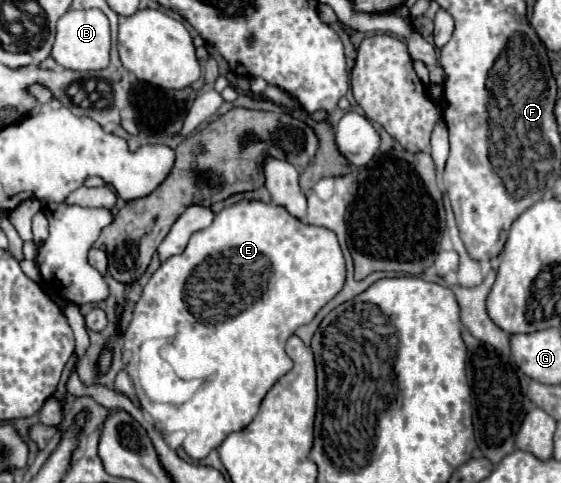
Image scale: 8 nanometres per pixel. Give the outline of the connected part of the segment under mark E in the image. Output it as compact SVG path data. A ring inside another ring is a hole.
M238 201L226 209L222 209L210 227L202 229L202 231L196 231L192 237L190 237L190 243L186 247L186 251L182 255L176 255L176 257L170 257L168 261L164 261L156 273L150 277L150 281L146 283L144 291L142 291L142 297L138 299L138 303L134 305L134 313L132 313L132 321L128 323L124 335L122 335L122 341L124 341L124 347L122 347L122 361L124 361L124 369L126 373L130 375L134 387L136 387L136 397L140 401L140 407L142 411L150 413L156 421L156 427L164 433L176 433L176 431L184 431L186 437L182 441L182 449L186 451L186 455L194 461L198 459L204 459L212 449L216 449L230 433L234 431L242 431L244 427L248 427L248 423L254 419L254 415L258 413L260 409L260 403L264 399L264 395L272 389L272 385L282 377L286 375L290 369L292 369L292 359L286 355L284 351L284 343L286 339L296 331L296 327L300 325L306 325L314 319L314 315L344 287L344 281L346 281L346 267L344 267L344 257L342 257L342 251L340 251L340 245L338 245L338 239L336 235L330 231L330 229L324 229L324 227L314 227L314 225L306 225L302 223L300 219L292 217L284 207L278 207L278 205L272 205L272 203L260 203L260 201ZM146 339L170 339L168 347L162 351L164 359L174 367L174 371L182 377L182 379L188 379L188 377L210 377L214 375L214 379L206 379L204 385L200 387L200 391L186 403L178 405L178 407L172 407L172 405L158 405L158 403L150 403L148 397L144 395L144 391L140 389L138 385L138 349L142 345L142 341Z

